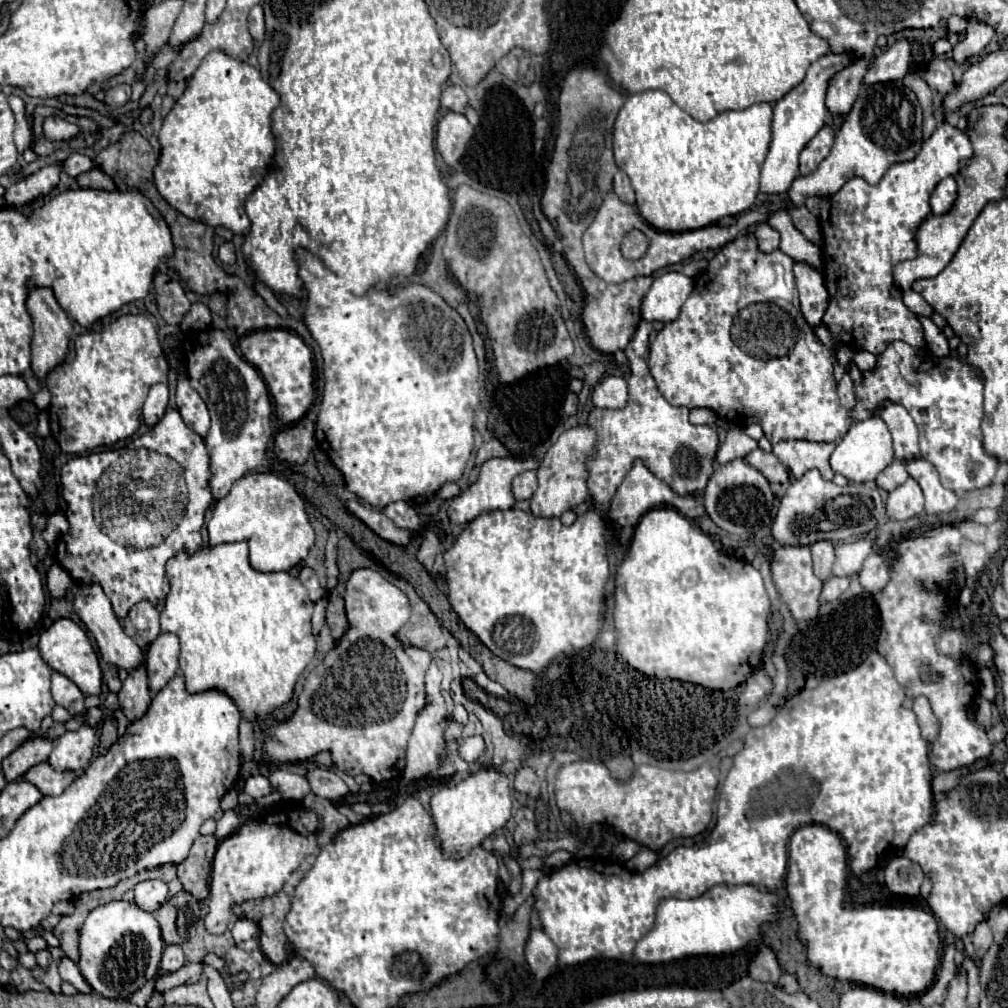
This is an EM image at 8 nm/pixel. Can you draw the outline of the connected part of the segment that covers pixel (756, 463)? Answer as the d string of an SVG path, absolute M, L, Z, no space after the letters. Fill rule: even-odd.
M754 449L752 453L748 453L748 457L744 457L744 461L748 461L748 465L752 465L754 469L760 469L760 473L764 473L764 477L768 481L786 483L790 479L788 469L772 453L764 453L762 449Z

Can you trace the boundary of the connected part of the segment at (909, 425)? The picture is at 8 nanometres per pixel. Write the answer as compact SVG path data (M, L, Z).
M884 401L884 405L880 405L880 409L876 409L876 415L880 419L884 419L884 423L888 425L888 429L892 433L896 459L908 461L908 459L920 455L916 423L912 421L910 413L902 405L892 405L892 401Z

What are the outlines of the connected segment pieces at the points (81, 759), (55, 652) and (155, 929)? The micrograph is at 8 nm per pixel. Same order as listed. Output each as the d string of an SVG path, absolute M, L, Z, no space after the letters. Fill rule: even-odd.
M82 725L78 731L66 731L62 737L54 739L54 749L48 763L56 771L86 769L92 759L94 743L96 735L88 725Z
M58 619L54 621L38 639L38 651L44 661L58 673L66 675L70 681L78 685L84 695L98 695L102 687L102 673L98 665L98 657L86 637L86 633L72 621L72 619Z
M112 901L88 913L80 929L78 969L98 995L108 999L124 999L156 975L162 947L164 941L154 913L142 911L136 903Z

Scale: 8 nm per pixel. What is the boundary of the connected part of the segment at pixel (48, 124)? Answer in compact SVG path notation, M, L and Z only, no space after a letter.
M46 117L44 119L44 137L48 141L66 141L80 135L80 127L62 117Z

